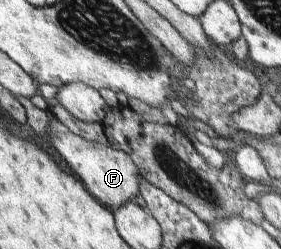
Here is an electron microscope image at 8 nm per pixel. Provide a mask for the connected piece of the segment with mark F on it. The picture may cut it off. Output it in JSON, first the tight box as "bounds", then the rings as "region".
{"bounds":[46,119,142,209],"region":[[[51,119],[51,123],[48,121],[46,130],[50,135],[52,146],[73,169],[73,173],[80,179],[85,189],[92,193],[93,197],[97,197],[103,205],[109,205],[110,209],[117,209],[117,207],[125,205],[127,201],[134,201],[135,195],[139,193],[142,175],[129,154],[122,150],[112,149],[109,144],[101,145],[100,142],[84,139],[79,134],[72,133],[57,119]]]}

